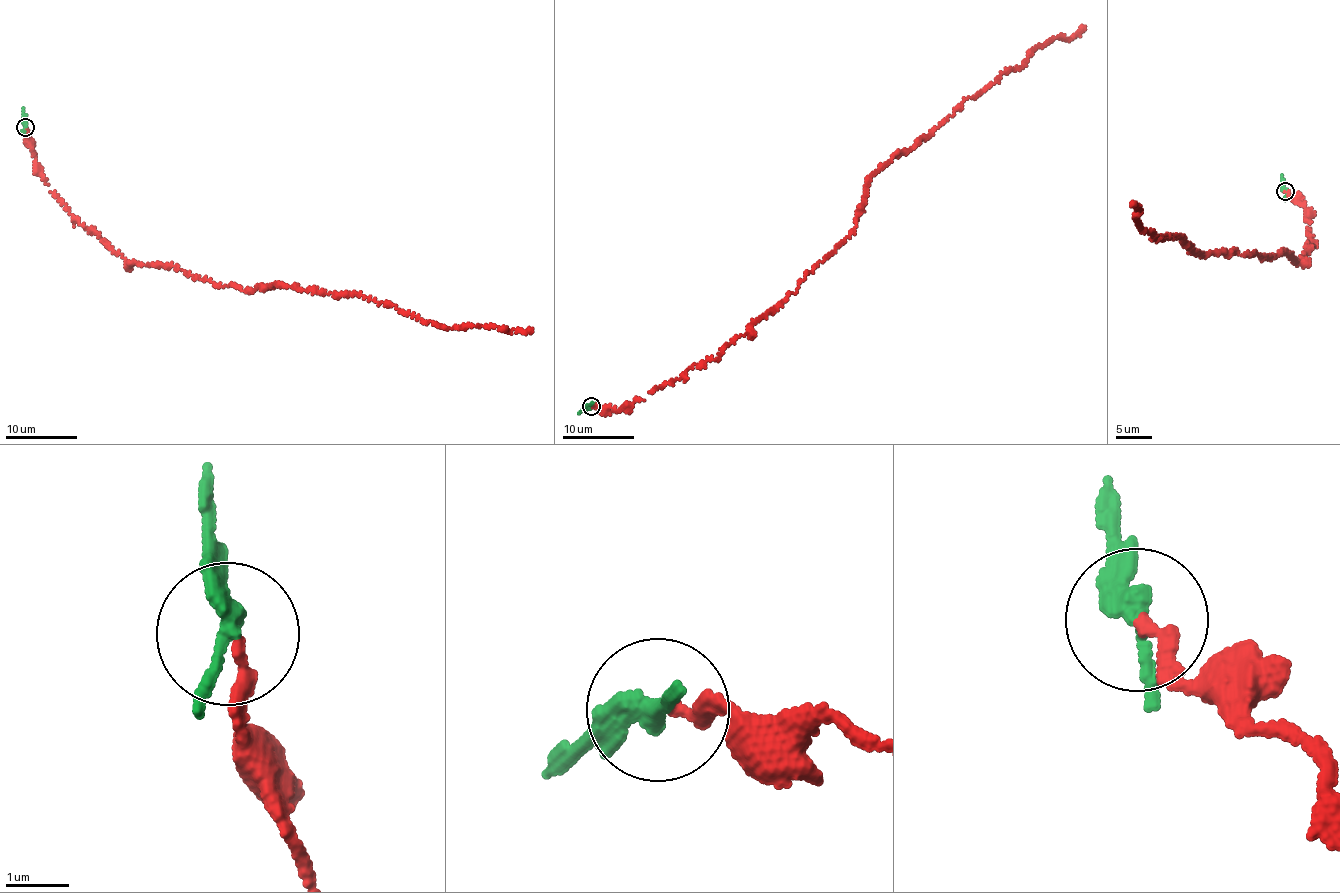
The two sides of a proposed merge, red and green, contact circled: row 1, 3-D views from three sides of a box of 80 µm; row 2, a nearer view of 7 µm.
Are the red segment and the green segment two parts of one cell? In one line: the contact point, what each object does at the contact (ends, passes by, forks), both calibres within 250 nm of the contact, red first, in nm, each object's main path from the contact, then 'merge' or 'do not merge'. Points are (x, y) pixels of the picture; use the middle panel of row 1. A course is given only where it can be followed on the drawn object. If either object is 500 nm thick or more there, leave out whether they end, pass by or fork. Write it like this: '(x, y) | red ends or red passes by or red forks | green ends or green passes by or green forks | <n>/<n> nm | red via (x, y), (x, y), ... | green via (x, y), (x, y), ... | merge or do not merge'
(591, 406) | red ends | green passes by | 220/260 nm | red via (592, 405), (617, 410), (717, 358), (848, 237), (867, 178), (878, 168), (1033, 51), (1083, 27) | green via (591, 405), (578, 413) | do not merge

